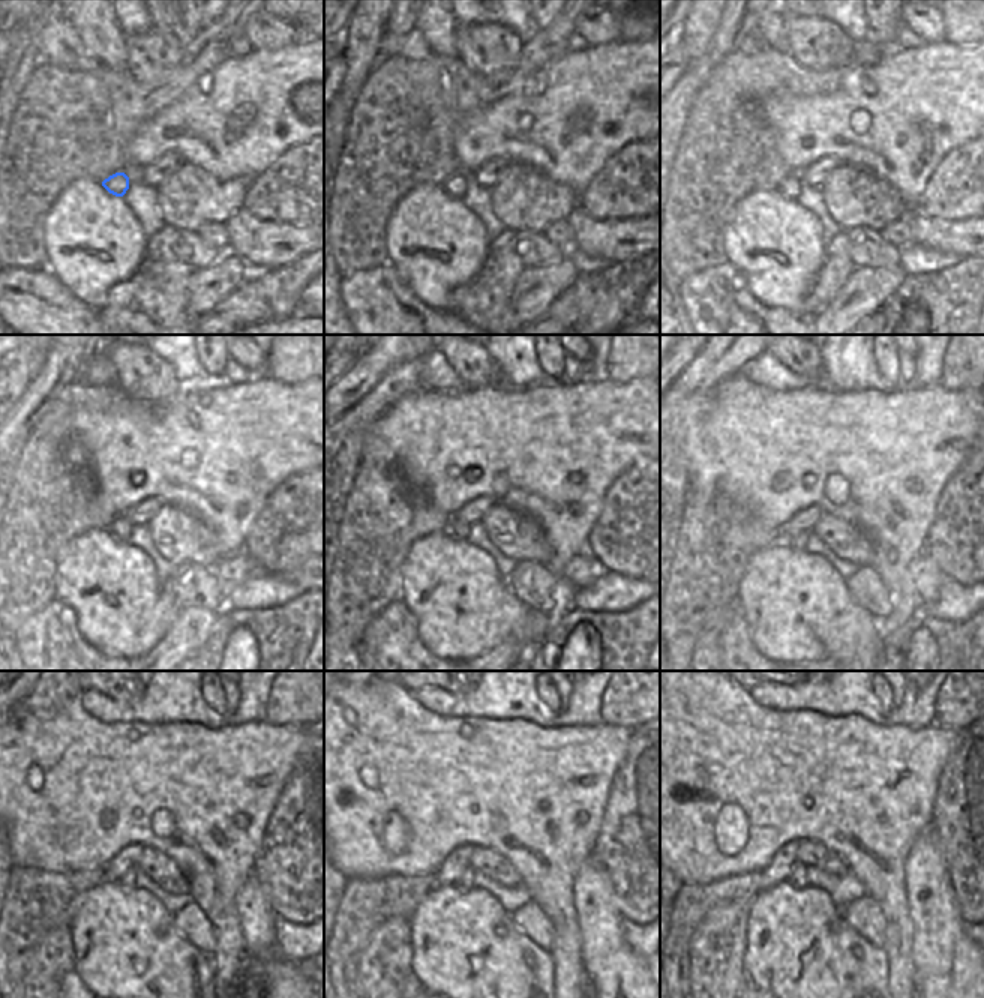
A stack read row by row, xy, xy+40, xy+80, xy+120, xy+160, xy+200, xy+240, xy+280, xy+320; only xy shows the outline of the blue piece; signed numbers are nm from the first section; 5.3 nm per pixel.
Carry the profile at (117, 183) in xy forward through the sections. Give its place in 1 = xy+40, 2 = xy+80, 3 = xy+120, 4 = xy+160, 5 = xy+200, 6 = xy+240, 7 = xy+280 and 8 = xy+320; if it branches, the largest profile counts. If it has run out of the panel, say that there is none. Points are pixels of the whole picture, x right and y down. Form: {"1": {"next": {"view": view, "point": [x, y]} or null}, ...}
{"1": {"next": {"view": "xy+40", "point": [455, 186]}}, "2": {"next": {"view": "xy+80", "point": [791, 186]}}, "3": {"next": {"view": "xy+120", "point": [120, 526]}}, "4": {"next": {"view": "xy+160", "point": [458, 530]}}, "5": {"next": {"view": "xy+200", "point": [798, 542]}}, "6": {"next": {"view": "xy+240", "point": [128, 878]}}, "7": {"next": {"view": "xy+280", "point": [465, 880]}}, "8": {"next": {"view": "xy+320", "point": [798, 878]}}}

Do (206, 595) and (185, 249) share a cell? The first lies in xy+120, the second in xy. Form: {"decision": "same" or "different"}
{"decision": "same"}

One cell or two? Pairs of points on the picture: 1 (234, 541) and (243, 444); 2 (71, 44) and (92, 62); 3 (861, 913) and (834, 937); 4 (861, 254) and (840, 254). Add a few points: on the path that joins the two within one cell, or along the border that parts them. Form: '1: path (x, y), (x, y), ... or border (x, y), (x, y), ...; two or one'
1: path (234, 517), (234, 486), (239, 482), (239, 468); one
2: path (75, 48), (87, 60); one
3: border (842, 911), (842, 916), (866, 940), (876, 946); two
4: border (845, 230), (849, 260), (855, 267); two

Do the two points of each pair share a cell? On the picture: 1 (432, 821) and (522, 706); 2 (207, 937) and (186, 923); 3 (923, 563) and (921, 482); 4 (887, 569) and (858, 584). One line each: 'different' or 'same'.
1: different
2: same
3: different
4: different

